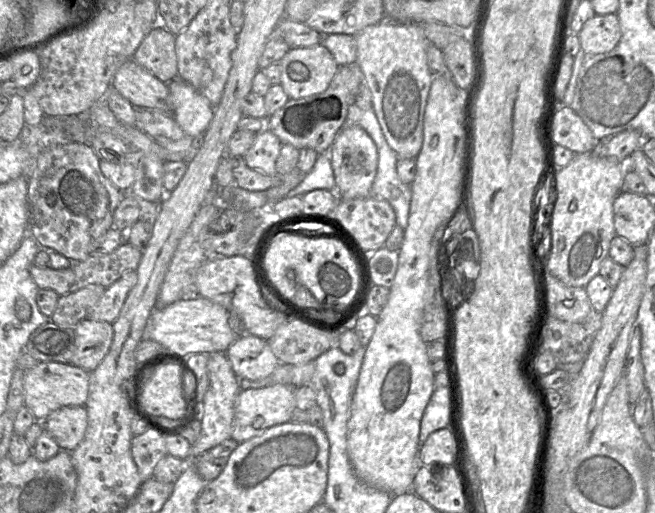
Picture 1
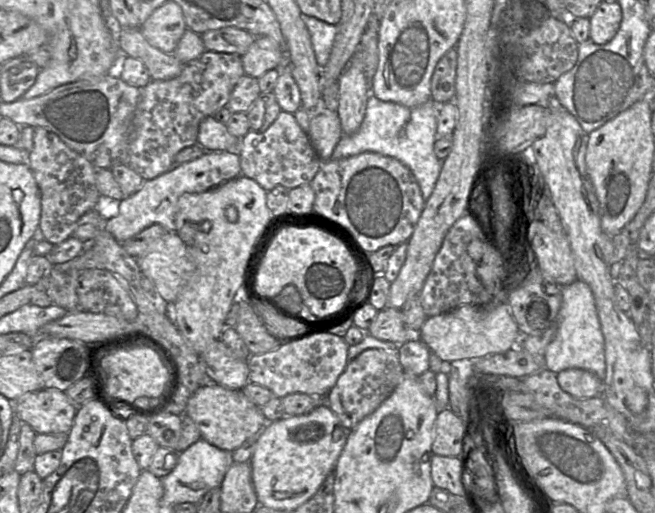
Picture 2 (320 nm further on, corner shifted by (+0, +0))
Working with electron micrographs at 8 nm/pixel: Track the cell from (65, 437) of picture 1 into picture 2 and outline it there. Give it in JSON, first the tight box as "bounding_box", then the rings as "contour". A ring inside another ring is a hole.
{"bounding_box":[12,388,77,434],"contour":[[[42,388],[27,393],[12,403],[14,414],[30,425],[36,434],[68,433],[77,409],[65,392],[56,388]]]}

